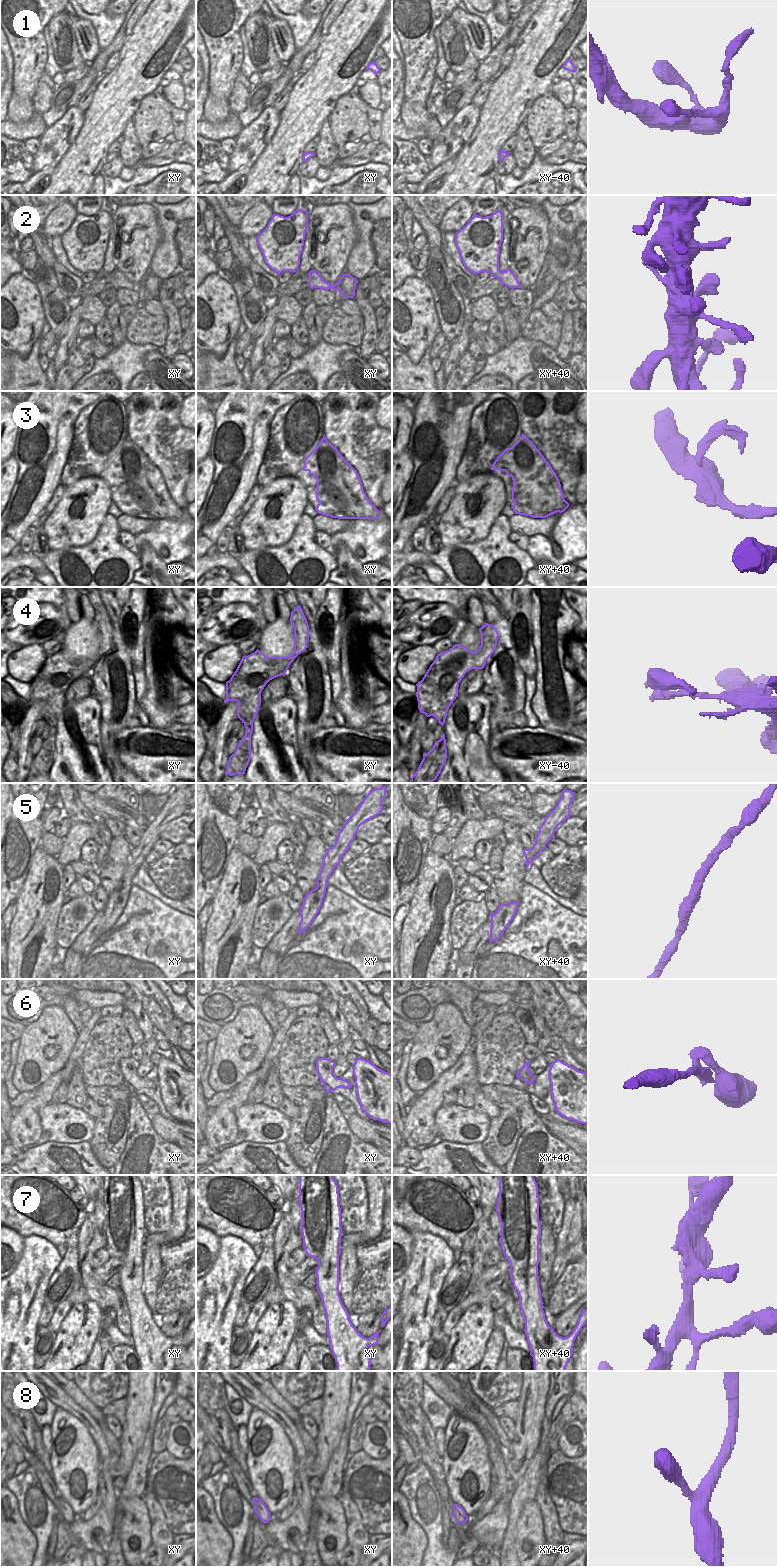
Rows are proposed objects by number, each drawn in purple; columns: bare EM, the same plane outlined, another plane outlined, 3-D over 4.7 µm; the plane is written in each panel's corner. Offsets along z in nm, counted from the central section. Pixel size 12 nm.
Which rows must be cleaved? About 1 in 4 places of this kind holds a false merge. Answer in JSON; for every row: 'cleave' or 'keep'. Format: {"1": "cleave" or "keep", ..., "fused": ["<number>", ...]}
{"1": "keep", "2": "keep", "3": "cleave", "4": "keep", "5": "keep", "6": "keep", "7": "keep", "8": "keep", "fused": ["3"]}

